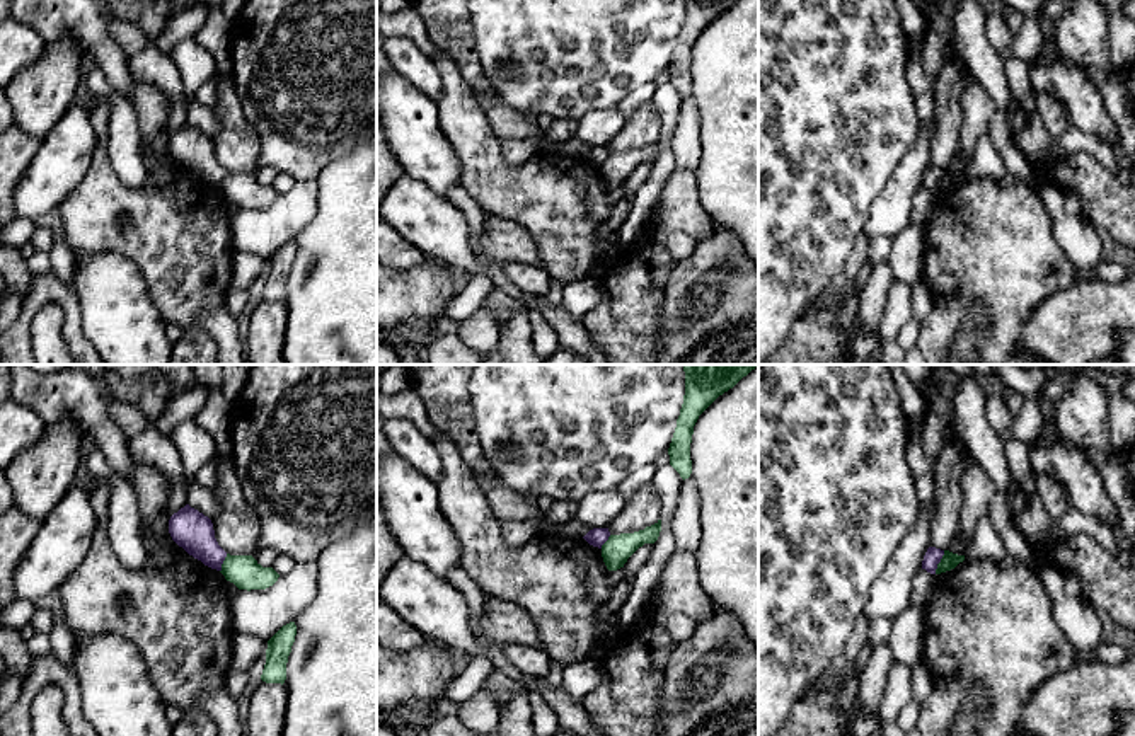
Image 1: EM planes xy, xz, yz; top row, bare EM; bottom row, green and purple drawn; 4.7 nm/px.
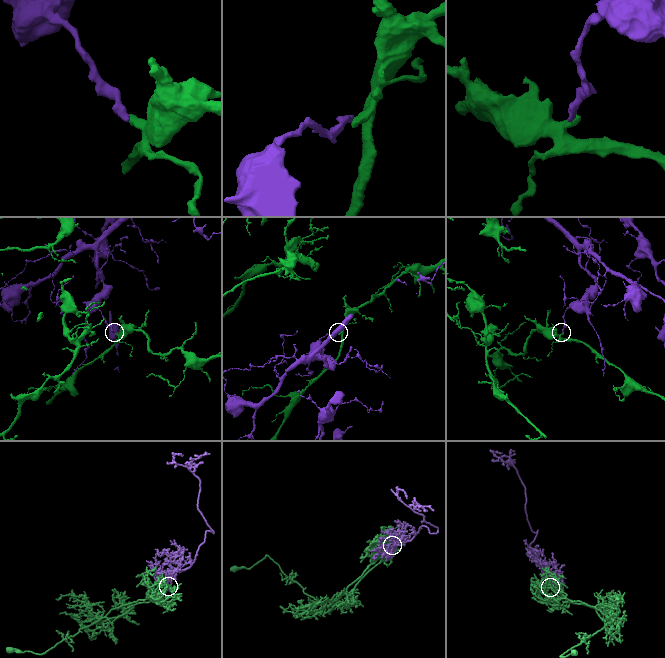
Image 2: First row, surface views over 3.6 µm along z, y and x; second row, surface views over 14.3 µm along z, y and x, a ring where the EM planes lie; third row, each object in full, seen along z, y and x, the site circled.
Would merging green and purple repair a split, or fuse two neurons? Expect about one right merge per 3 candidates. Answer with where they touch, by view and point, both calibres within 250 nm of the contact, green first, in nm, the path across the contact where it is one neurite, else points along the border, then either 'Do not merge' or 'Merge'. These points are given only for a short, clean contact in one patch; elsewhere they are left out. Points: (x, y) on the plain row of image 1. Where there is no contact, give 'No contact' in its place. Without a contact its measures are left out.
Touches green at yz (939, 181). Thickness 80 nm (green) against 80 nm. Boundary: yz (944, 169), (934, 191). Do not merge

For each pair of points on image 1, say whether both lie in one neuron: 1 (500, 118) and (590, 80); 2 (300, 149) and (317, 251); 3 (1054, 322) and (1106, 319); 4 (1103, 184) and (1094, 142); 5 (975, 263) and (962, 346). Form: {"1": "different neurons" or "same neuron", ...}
{"1": "different neurons", "2": "different neurons", "3": "same neuron", "4": "different neurons", "5": "different neurons"}

